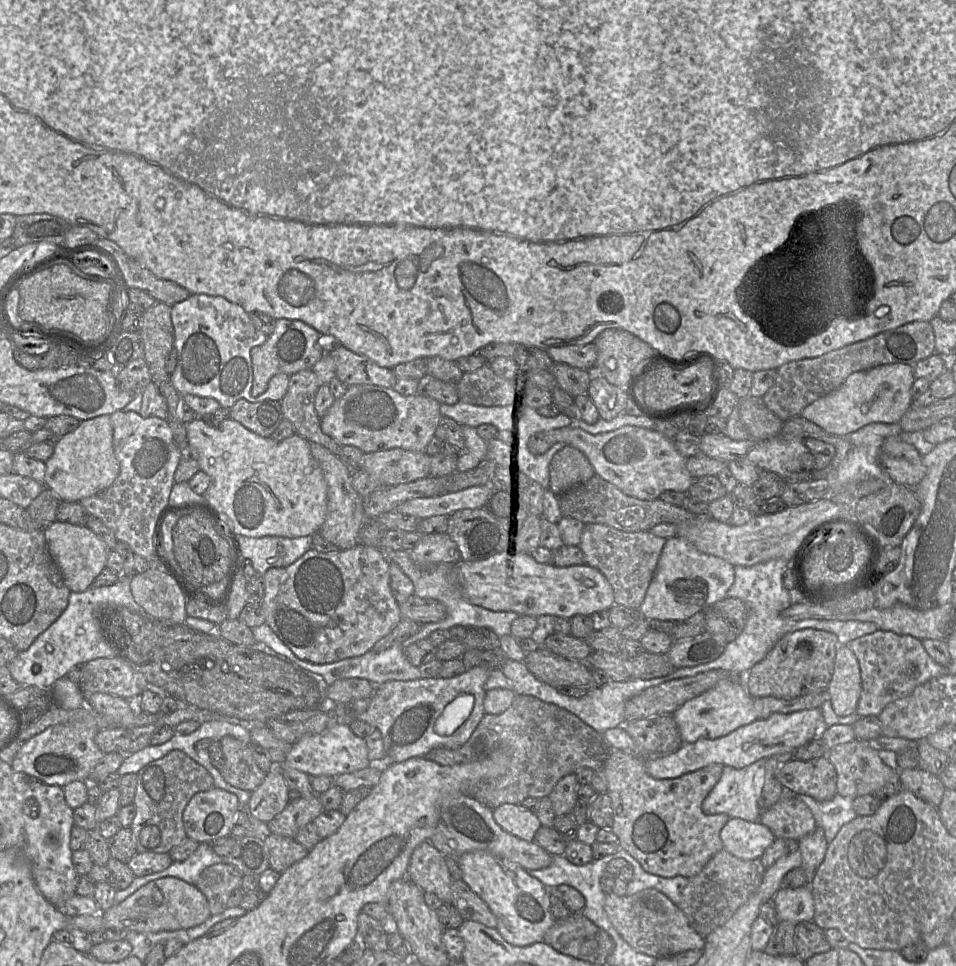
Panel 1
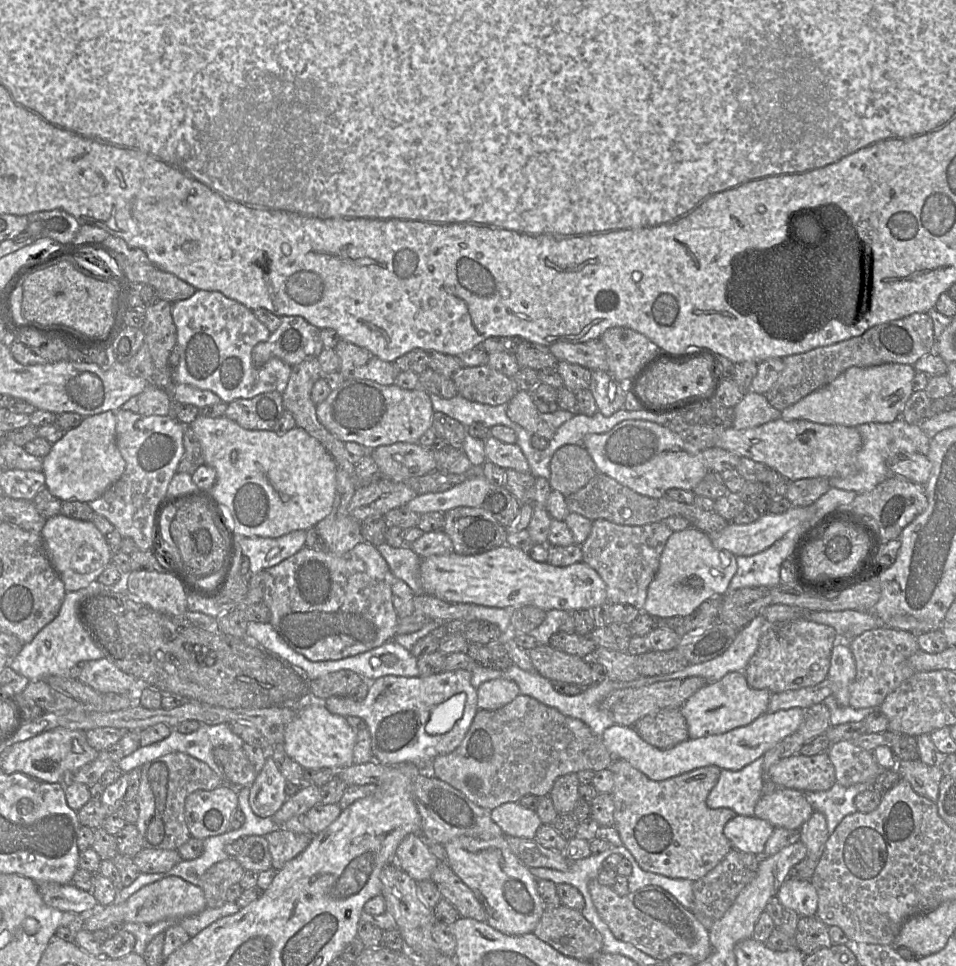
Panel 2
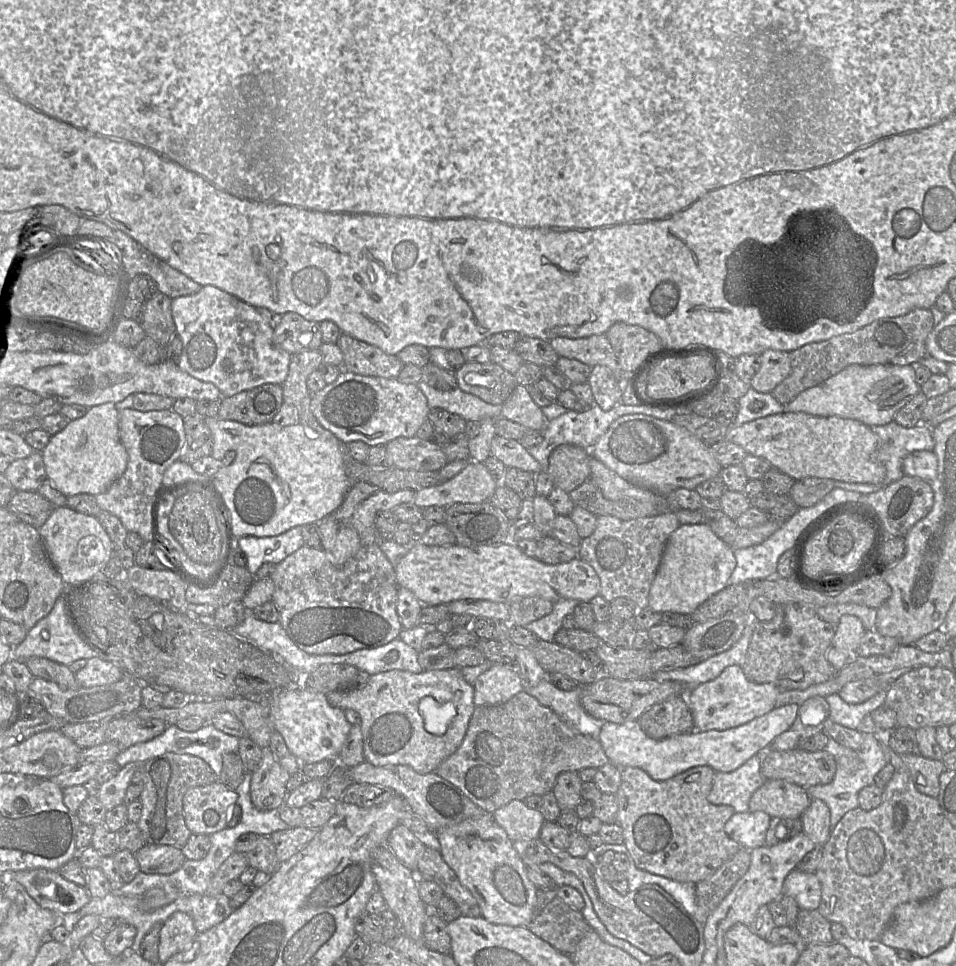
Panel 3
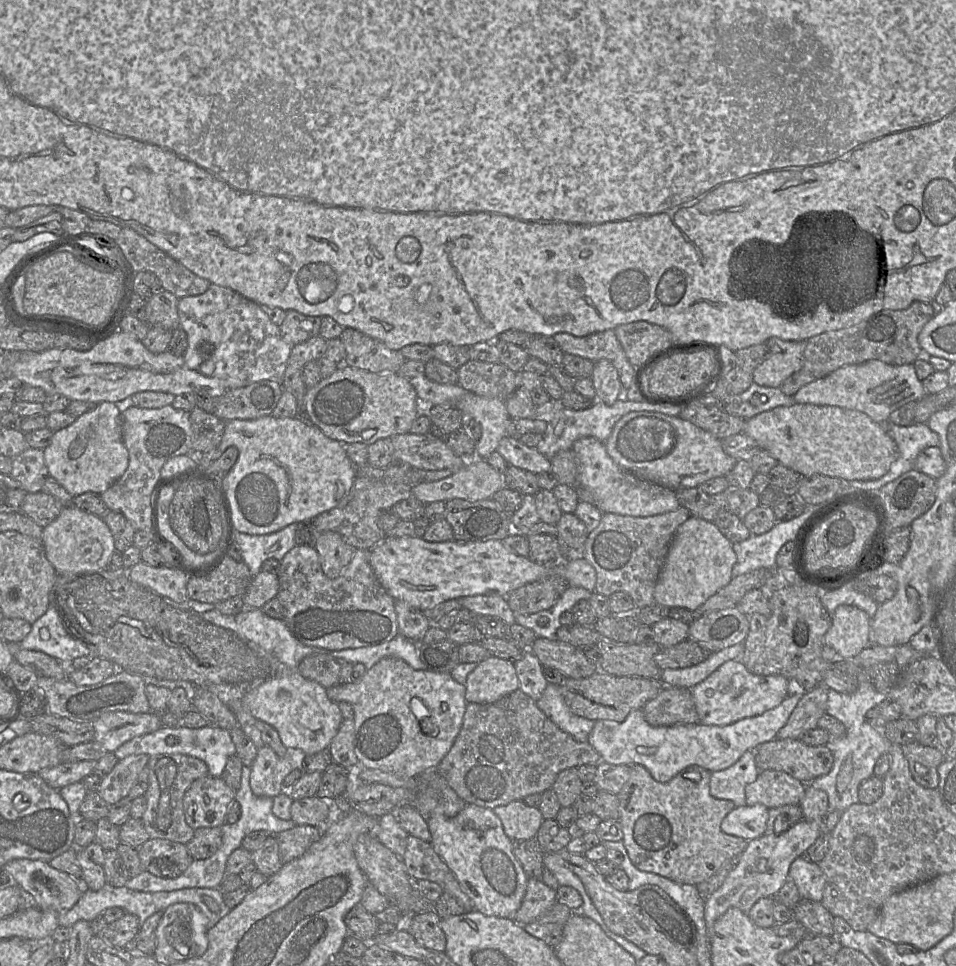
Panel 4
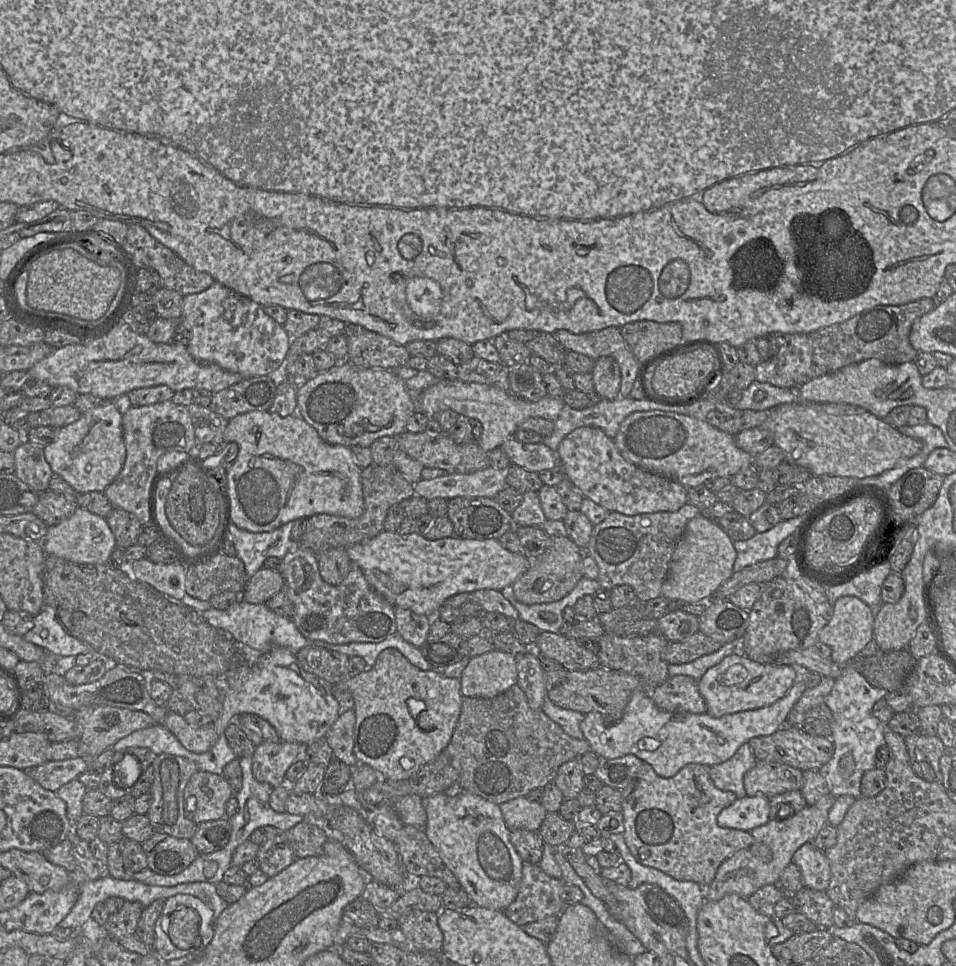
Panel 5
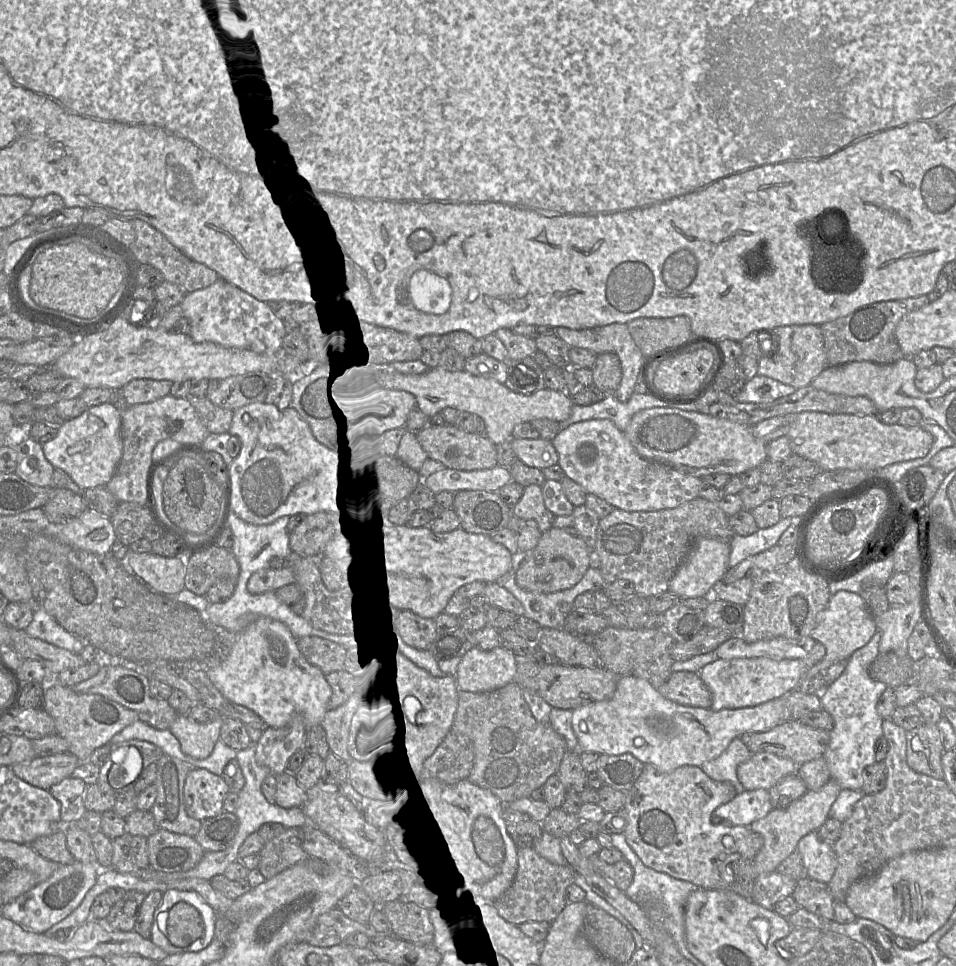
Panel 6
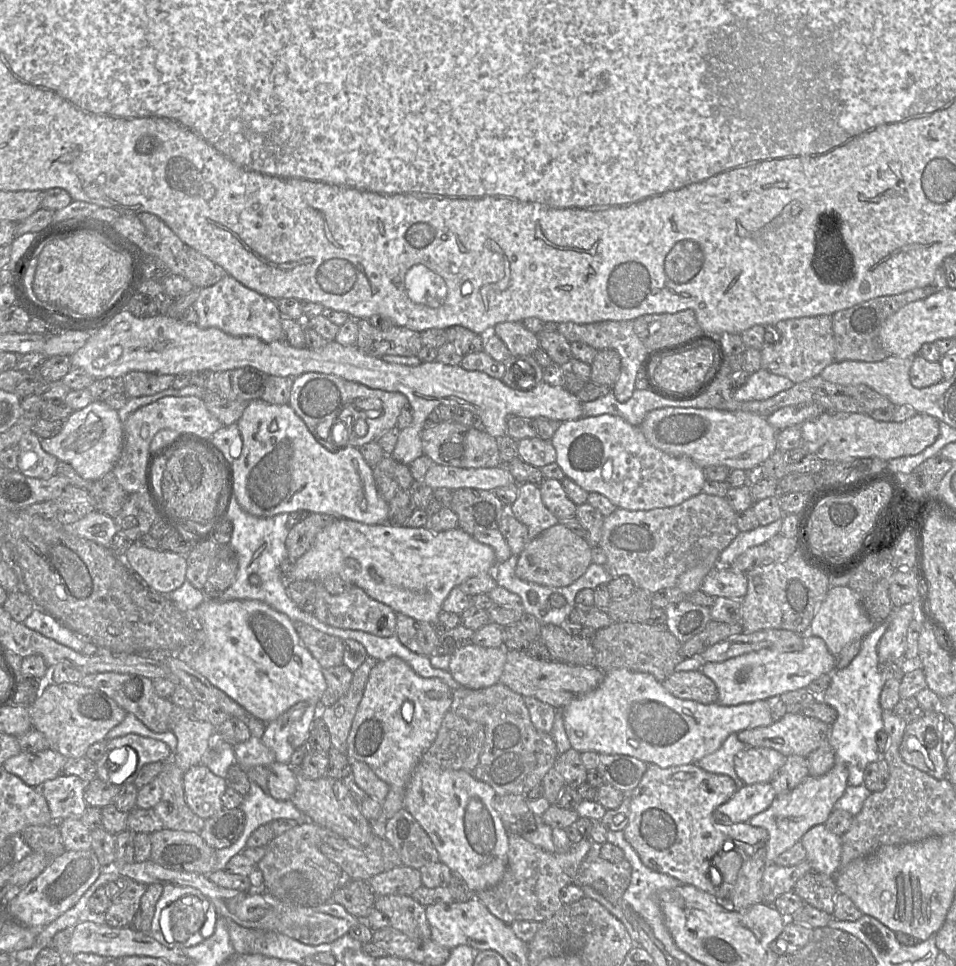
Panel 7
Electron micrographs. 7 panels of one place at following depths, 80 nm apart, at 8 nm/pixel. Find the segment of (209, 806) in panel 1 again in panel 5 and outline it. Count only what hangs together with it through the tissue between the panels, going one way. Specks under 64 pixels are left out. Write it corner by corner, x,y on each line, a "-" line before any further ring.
197,771
184,790
185,817
196,824
221,819
226,816
226,805
233,795
222,774

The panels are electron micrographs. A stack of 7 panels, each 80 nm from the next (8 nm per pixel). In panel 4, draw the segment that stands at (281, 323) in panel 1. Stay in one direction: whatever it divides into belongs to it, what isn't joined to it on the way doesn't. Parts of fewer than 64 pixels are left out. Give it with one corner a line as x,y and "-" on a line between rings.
286,311
286,316
279,326
283,340
291,346
303,343
320,333
321,318
318,316
308,316
297,311

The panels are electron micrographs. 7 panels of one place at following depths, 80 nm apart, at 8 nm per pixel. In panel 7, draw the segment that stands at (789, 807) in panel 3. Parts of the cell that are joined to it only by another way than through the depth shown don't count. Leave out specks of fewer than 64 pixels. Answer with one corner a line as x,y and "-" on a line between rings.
746,747
734,759
734,768
744,784
771,782
785,764
786,756
765,747

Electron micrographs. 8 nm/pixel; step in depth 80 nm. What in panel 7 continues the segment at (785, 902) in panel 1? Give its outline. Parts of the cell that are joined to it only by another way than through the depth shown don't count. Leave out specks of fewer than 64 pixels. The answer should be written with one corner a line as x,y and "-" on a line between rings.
824,824
815,825
802,837
806,860
812,871
835,876
841,868
841,836
829,831

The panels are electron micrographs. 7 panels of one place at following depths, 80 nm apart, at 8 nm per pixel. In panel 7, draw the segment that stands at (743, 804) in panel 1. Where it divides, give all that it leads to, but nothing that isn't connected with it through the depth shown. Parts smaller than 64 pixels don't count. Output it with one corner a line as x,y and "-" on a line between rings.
732,733
718,750
700,759
697,764
708,772
730,776
734,780
738,790
744,783
735,771
734,759
735,756
746,747
747,746
738,739
737,734

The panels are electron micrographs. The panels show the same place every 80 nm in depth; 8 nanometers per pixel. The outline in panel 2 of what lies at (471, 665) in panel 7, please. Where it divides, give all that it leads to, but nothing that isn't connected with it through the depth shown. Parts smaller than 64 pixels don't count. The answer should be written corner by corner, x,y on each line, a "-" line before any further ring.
505,677
488,680
477,688
478,709
497,710
510,702
518,695
518,685

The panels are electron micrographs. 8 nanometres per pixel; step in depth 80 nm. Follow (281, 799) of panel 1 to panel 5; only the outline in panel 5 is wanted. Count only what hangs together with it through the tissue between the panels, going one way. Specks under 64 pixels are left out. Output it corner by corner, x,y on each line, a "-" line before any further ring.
263,740
255,747
252,756
252,773
259,782
268,783
272,788
286,784
285,774
289,766
296,761
299,752
306,745
296,742
268,742

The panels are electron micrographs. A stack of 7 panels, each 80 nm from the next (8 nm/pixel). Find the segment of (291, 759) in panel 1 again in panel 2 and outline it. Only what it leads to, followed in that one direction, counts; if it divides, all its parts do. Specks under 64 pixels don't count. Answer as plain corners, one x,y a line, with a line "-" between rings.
309,700
295,707
295,716
284,732
284,747
288,756
306,769
340,770
353,763
356,731
346,718
328,711
322,701

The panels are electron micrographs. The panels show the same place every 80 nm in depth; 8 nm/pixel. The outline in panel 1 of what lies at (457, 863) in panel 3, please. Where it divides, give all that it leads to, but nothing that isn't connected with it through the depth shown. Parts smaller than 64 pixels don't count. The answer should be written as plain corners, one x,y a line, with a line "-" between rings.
485,851
465,853
457,858
457,862
461,870
461,880
486,903
494,914
497,919
496,930
506,942
514,946
525,947
543,941
545,933
556,921
549,906
548,892
552,889
546,888
518,864
495,857

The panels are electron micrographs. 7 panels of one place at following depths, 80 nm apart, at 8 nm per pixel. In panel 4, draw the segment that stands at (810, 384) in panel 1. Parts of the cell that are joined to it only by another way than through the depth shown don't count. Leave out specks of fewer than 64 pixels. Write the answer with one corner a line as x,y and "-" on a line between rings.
913,302
903,310
883,310
862,322
839,330
827,331
805,341
802,367
779,387
788,396
794,396
804,385
823,378
840,367
880,360
889,365
913,364
923,356
918,336
934,316
930,303

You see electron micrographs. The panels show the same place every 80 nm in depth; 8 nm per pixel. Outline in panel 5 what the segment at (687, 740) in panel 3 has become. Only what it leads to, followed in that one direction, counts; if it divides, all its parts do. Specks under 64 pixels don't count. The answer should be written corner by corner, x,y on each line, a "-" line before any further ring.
798,671
795,683
788,693
773,704
763,708
728,714
719,718
713,717
708,713
691,714
687,712
663,711
653,702
650,697
650,690
635,690
620,721
607,723
600,713
590,712
585,714
580,724
580,729
584,739
590,746
591,752
598,757
616,759
625,755
634,755
642,762
649,764
660,777
671,778
688,764
701,764
706,767
712,767
723,763
730,759
741,745
747,744
750,739
772,735
781,727
787,725
786,720
791,709
802,697
805,690
806,673
799,673

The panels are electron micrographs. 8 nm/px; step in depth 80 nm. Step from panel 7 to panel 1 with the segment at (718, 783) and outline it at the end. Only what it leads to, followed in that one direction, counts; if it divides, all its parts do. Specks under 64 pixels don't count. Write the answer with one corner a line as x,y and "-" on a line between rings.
608,746
601,770
607,779
606,794
612,803
611,831
617,836
620,848
637,860
646,872
666,878
675,876
692,878
716,853
723,849
720,833
730,817
724,813
706,815
702,811
702,802
719,781
723,766
711,764
678,778
655,779
645,769
645,758

